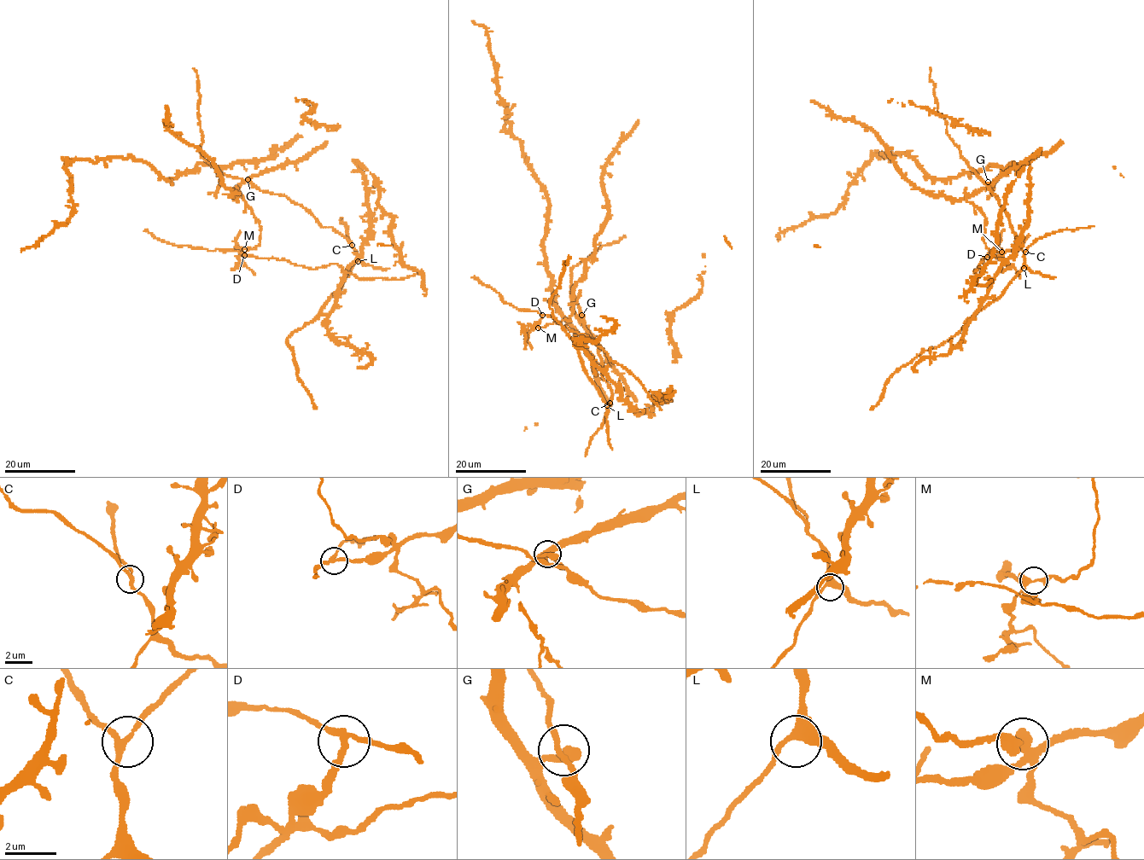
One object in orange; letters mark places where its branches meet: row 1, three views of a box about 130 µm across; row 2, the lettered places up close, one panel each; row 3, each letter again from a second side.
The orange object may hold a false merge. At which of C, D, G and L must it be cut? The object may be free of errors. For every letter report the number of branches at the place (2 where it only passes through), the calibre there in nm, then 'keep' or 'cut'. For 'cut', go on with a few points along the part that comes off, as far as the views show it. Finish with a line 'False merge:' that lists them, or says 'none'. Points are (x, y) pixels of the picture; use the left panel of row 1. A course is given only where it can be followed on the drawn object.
C: branches 3; calibre 200 nm; keep
D: branches 3; calibre 220 nm; cut; course (245, 255), (242, 251), (255, 248), (259, 244), (260, 226), (236, 187)
G: branches 3; calibre 260 nm; keep
L: branches 3; calibre 340 nm; keep
False merge: D

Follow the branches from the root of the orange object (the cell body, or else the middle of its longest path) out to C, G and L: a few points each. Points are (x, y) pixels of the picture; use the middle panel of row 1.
C: (596, 345), (604, 368), (602, 374), (612, 394), (609, 403)
G: (596, 345), (585, 328), (581, 315)
L: (596, 345), (604, 368), (602, 374), (612, 394), (610, 404), (607, 405)

